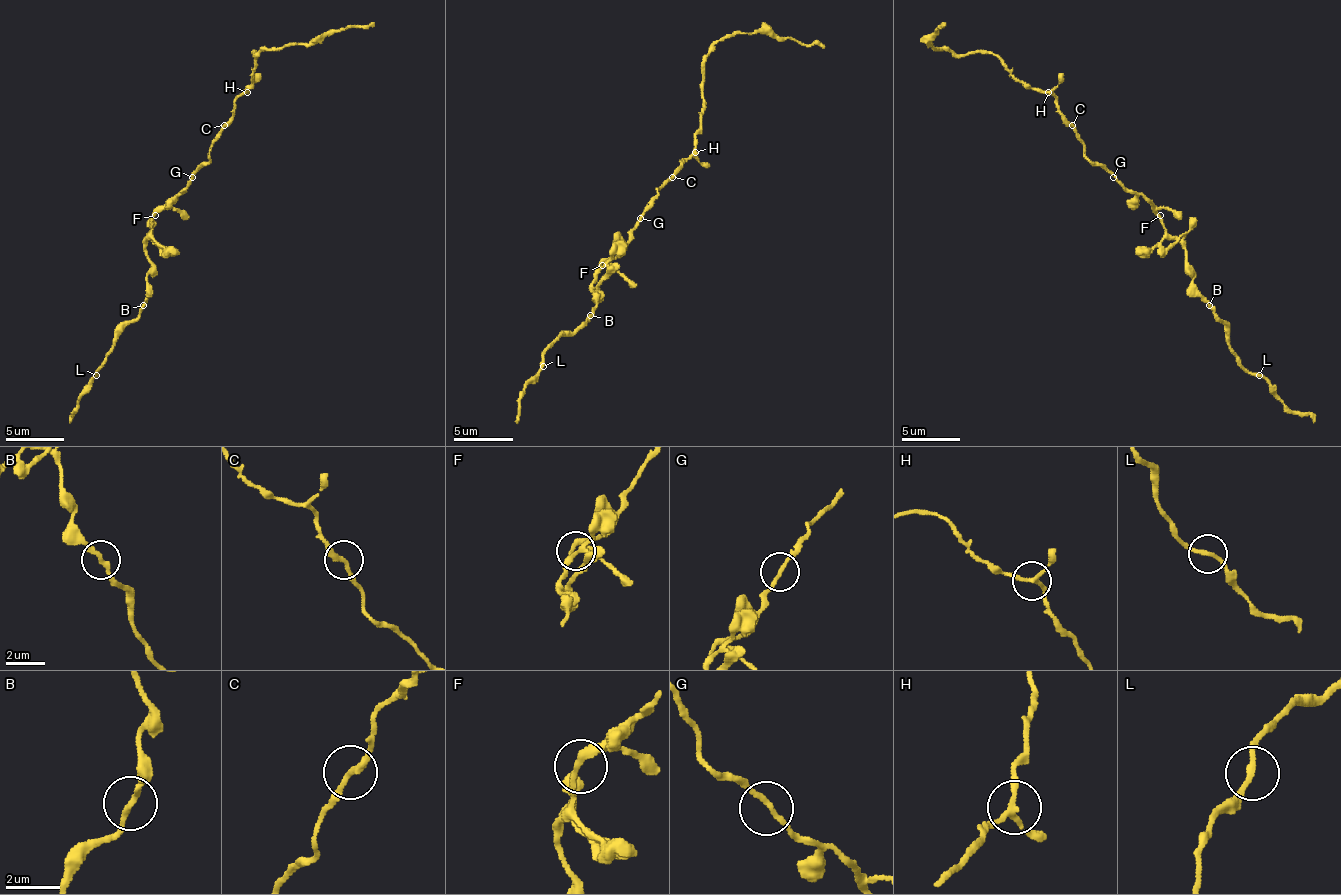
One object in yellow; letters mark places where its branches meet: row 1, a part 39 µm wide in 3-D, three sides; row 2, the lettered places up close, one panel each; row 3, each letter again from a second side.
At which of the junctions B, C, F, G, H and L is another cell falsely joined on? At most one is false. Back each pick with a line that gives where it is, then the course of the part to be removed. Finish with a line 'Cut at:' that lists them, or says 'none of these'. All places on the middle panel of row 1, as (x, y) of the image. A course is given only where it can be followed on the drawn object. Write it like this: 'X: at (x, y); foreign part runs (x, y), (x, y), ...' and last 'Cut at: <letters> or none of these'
Cut at: none of these

